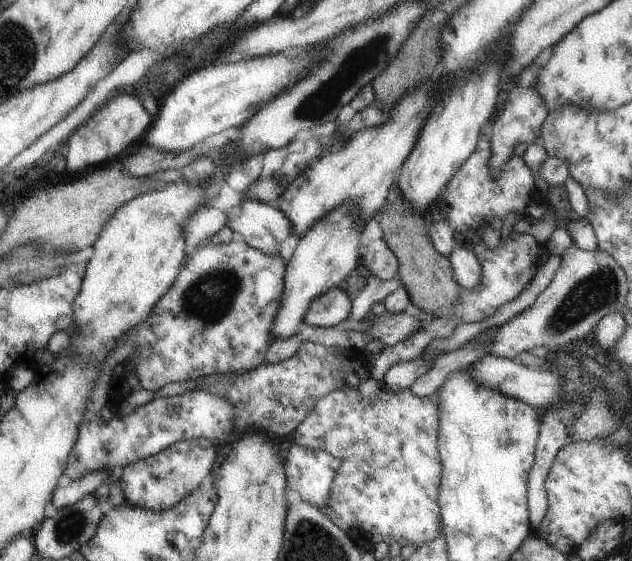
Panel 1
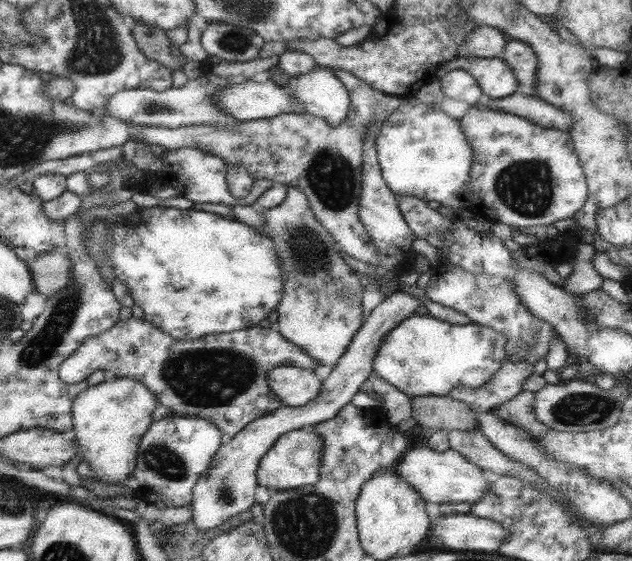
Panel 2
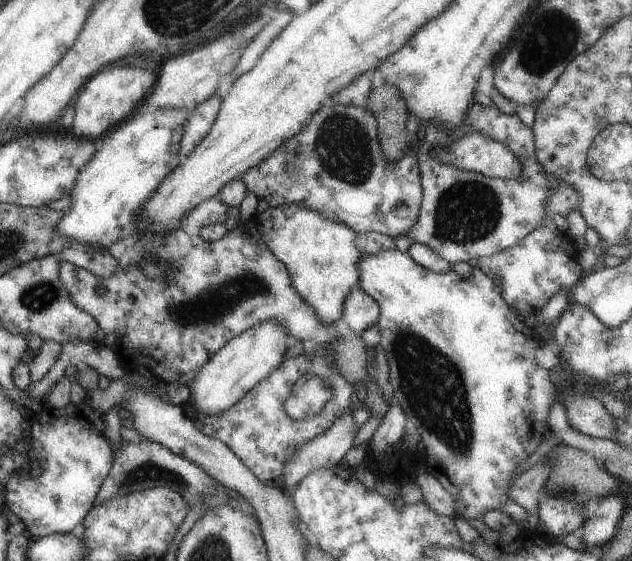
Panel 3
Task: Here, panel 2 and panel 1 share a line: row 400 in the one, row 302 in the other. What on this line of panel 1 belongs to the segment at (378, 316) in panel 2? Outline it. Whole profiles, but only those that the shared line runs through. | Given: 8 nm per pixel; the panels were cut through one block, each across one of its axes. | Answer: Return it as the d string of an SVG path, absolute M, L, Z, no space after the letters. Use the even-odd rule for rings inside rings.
M331 288L327 294L315 298L305 310L305 326L315 328L333 328L341 326L351 312L351 296L341 288Z

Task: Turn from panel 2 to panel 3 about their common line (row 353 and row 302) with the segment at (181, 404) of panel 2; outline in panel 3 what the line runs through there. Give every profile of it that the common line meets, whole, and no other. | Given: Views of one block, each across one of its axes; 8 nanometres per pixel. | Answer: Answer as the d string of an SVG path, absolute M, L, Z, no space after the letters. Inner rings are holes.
M249 218L247 222L237 222L237 228L229 230L215 242L205 242L199 234L189 236L185 230L169 230L169 232L153 232L147 230L139 236L139 240L125 248L121 256L117 256L117 268L109 278L99 278L89 270L83 270L75 264L61 264L59 270L61 284L65 286L69 300L95 318L103 336L101 344L113 348L119 358L119 366L129 376L137 368L145 368L153 380L169 384L191 384L195 372L221 350L229 340L237 338L241 332L261 324L261 322L277 322L289 334L289 340L305 342L307 346L325 346L335 338L335 324L325 326L319 322L315 312L299 298L295 288L289 282L287 268L277 262L277 258L267 250L261 232L257 230L257 220ZM145 256L159 258L169 264L171 282L163 282L163 278L151 280L139 270L139 262Z

